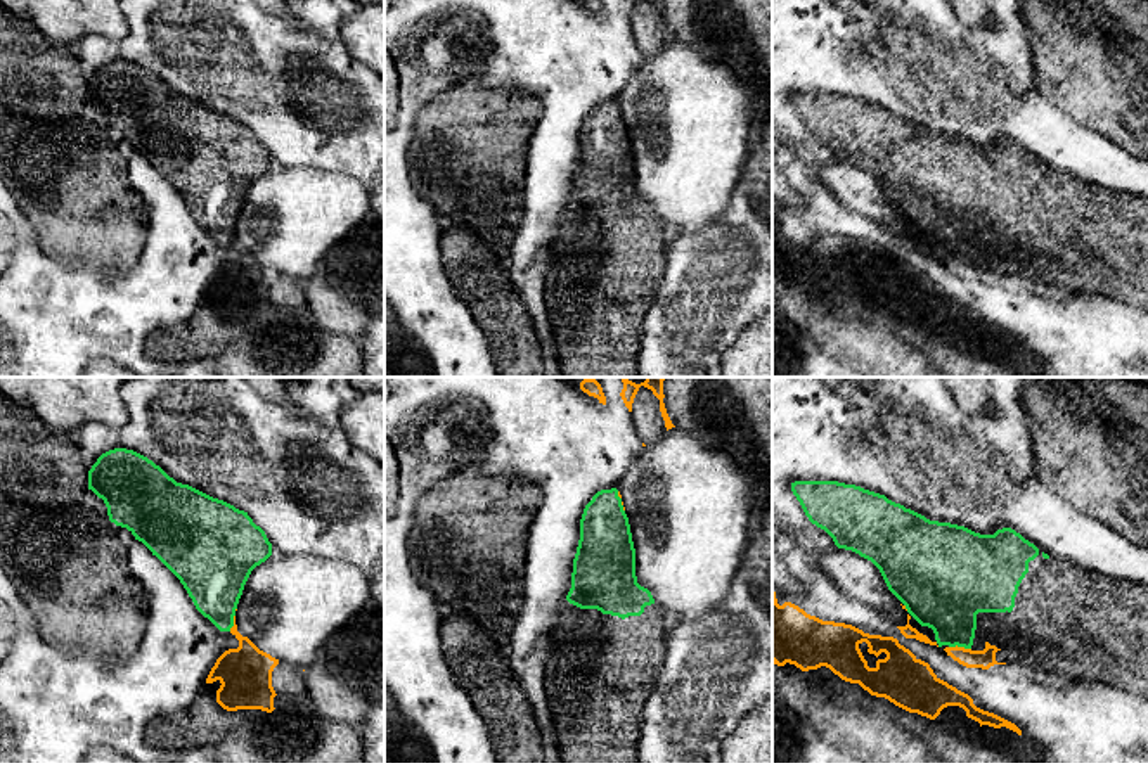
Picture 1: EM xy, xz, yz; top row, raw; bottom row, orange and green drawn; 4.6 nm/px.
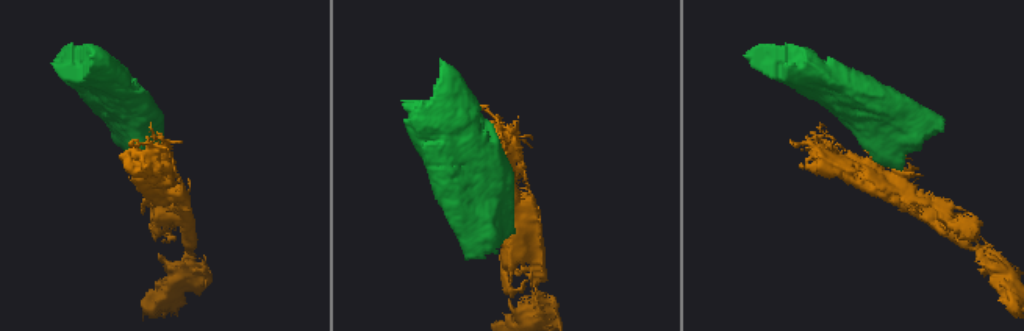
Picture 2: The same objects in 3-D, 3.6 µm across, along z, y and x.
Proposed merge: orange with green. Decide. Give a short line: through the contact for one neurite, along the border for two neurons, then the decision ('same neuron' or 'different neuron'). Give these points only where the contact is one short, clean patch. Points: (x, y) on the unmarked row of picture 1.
yz (949, 258), (970, 262) | different neuron

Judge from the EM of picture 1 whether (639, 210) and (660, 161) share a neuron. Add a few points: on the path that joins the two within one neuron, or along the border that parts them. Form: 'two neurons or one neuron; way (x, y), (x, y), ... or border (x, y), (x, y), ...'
two neurons; border (632, 158), (636, 192), (655, 213)

